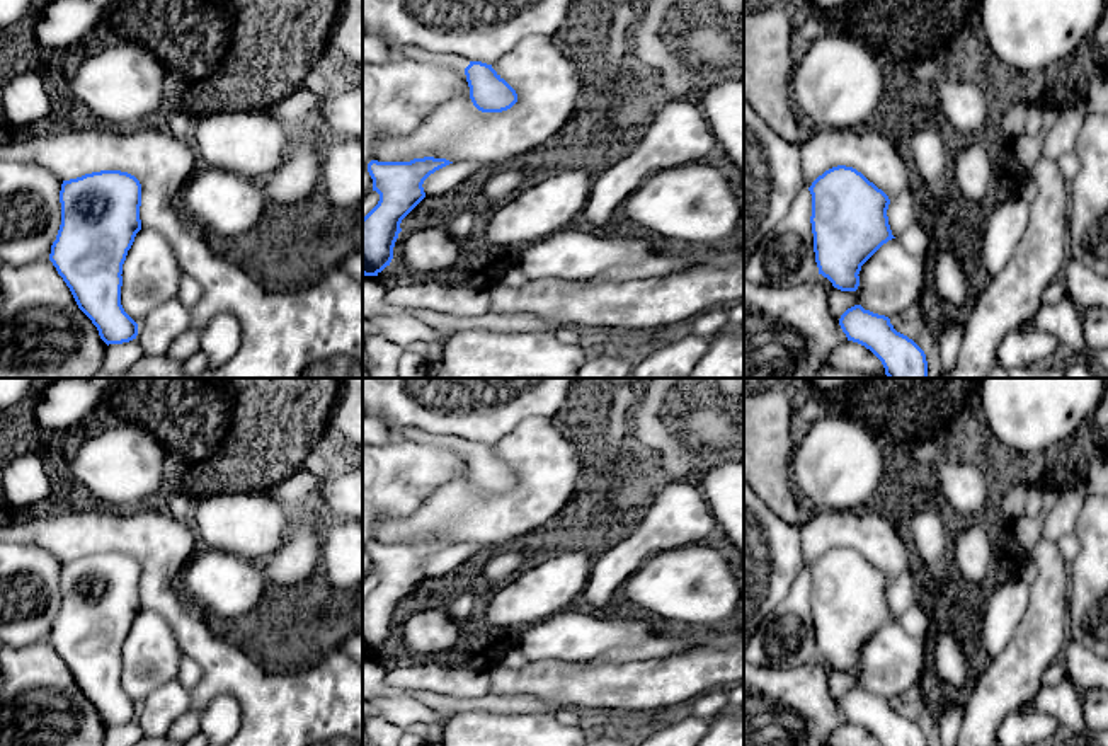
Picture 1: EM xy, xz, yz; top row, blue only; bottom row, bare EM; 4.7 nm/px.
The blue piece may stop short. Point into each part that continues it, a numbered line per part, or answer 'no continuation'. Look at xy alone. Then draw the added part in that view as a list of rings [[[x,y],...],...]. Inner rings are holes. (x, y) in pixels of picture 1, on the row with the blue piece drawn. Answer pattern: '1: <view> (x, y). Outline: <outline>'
no continuation

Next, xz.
1: xz (456, 62). Outline: [[[390,41],[386,44],[388,44],[388,49],[400,51],[405,56],[417,60],[417,61],[444,65],[444,66],[456,68],[461,72],[465,72],[465,68],[470,65],[470,61],[466,58],[458,56],[458,55],[431,53],[431,51],[420,49],[417,46],[400,44],[395,41]]]

